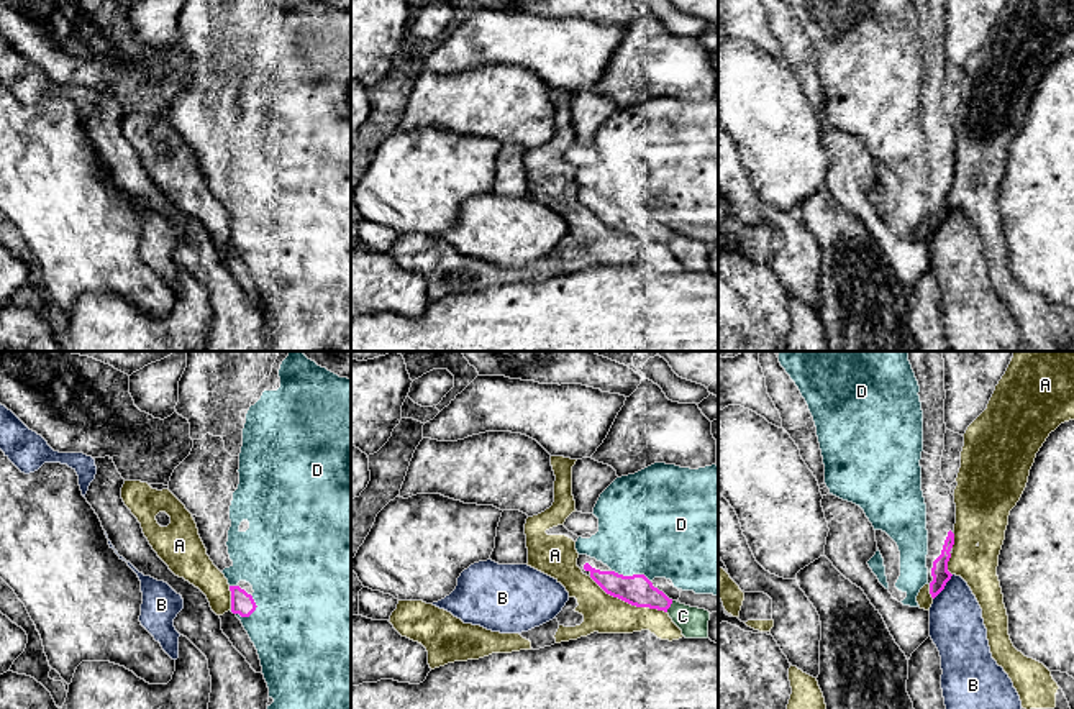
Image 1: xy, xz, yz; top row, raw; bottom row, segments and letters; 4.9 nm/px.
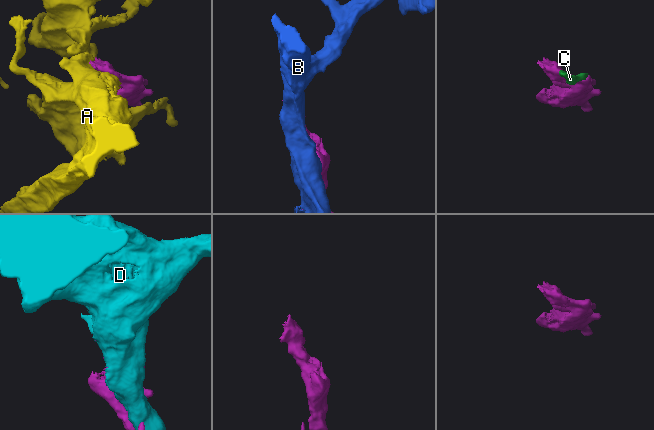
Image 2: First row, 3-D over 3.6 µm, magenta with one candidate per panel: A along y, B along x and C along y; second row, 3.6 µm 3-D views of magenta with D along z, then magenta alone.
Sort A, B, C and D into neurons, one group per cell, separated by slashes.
A / B / C / D

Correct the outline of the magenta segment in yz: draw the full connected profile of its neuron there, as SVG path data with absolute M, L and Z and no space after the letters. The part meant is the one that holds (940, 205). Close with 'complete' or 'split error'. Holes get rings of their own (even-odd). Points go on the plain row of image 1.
M912 0L923 43L922 123L926 136L928 217L935 231L951 212L948 194L954 177L956 136L941 108L944 82L944 0Z | split error

